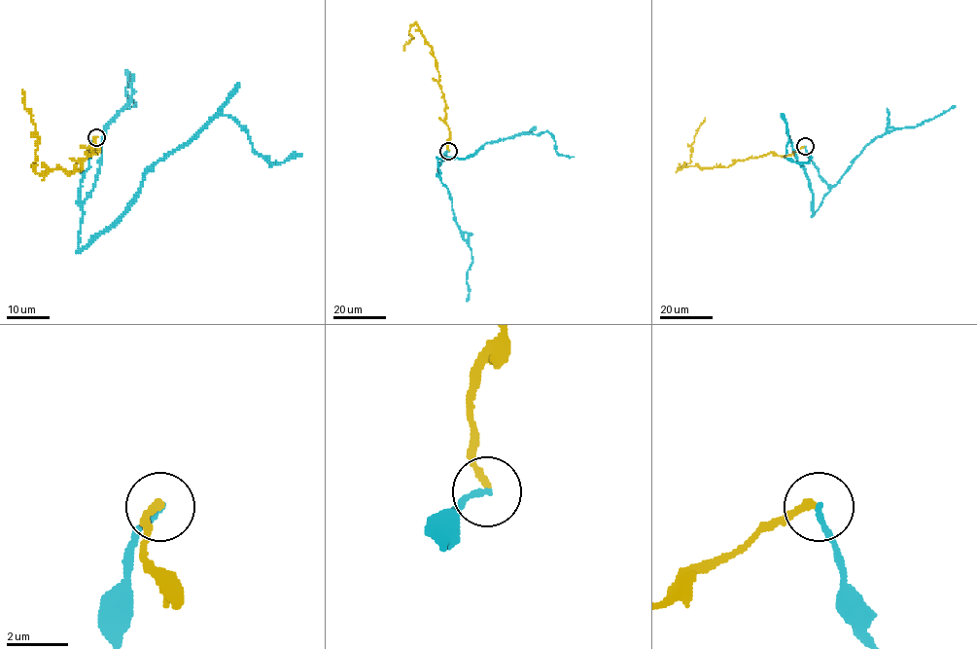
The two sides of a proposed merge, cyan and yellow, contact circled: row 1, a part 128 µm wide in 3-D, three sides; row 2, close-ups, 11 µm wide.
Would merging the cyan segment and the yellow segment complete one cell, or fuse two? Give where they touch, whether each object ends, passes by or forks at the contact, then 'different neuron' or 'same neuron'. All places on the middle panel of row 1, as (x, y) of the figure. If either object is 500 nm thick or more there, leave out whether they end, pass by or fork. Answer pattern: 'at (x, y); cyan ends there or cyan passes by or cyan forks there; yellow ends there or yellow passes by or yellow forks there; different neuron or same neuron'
at (448, 151); cyan ends there; yellow ends there; different neuron

